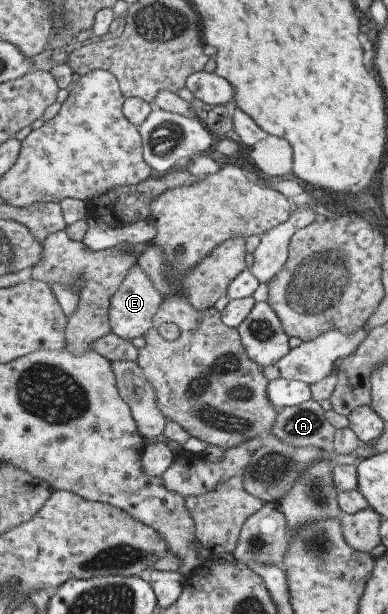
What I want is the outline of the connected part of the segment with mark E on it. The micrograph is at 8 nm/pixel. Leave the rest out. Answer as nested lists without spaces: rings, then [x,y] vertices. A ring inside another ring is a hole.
[[[137,264],[133,265],[124,276],[119,288],[113,293],[108,306],[108,323],[110,332],[117,337],[130,340],[143,336],[152,323],[153,315],[162,302],[160,294],[155,290],[152,282]]]

